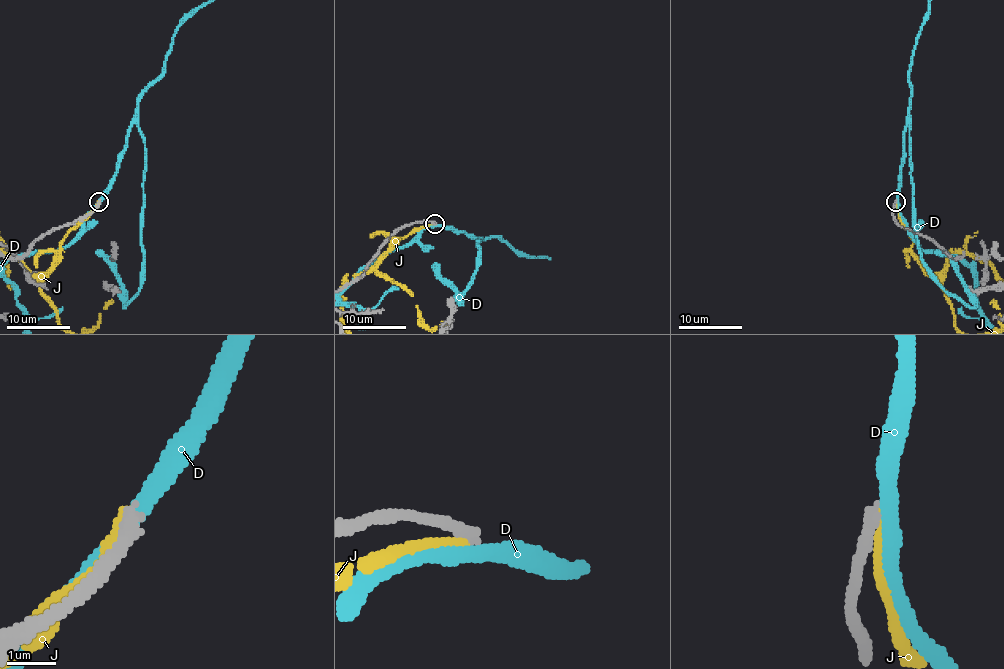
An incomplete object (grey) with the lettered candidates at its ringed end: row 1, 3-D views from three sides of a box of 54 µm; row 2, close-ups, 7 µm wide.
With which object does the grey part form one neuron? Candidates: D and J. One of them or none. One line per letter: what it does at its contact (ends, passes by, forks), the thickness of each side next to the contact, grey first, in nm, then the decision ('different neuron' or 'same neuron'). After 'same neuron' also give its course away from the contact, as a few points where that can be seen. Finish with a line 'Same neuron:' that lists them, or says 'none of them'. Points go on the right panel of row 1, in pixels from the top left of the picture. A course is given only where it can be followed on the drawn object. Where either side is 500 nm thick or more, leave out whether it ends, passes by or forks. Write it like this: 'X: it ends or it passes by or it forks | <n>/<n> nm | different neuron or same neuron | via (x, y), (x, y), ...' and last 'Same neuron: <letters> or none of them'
D: it passes by | 280/320 nm | different neuron
J: it ends | 320/240 nm | different neuron
Same neuron: none of them

